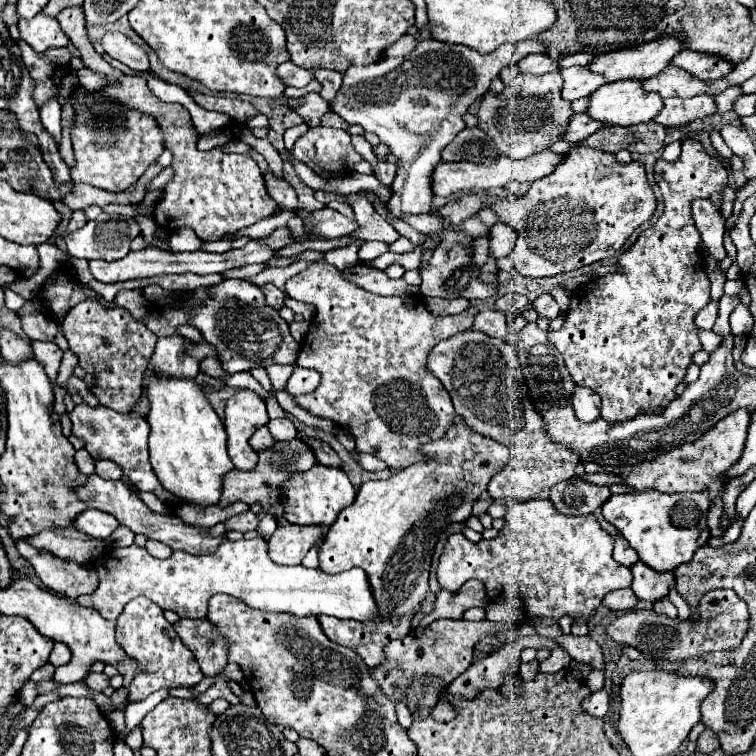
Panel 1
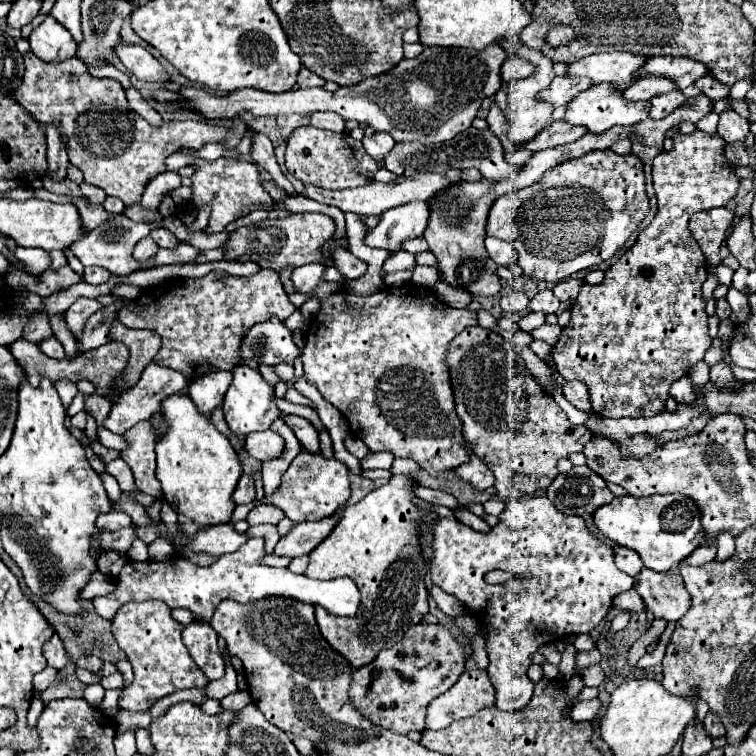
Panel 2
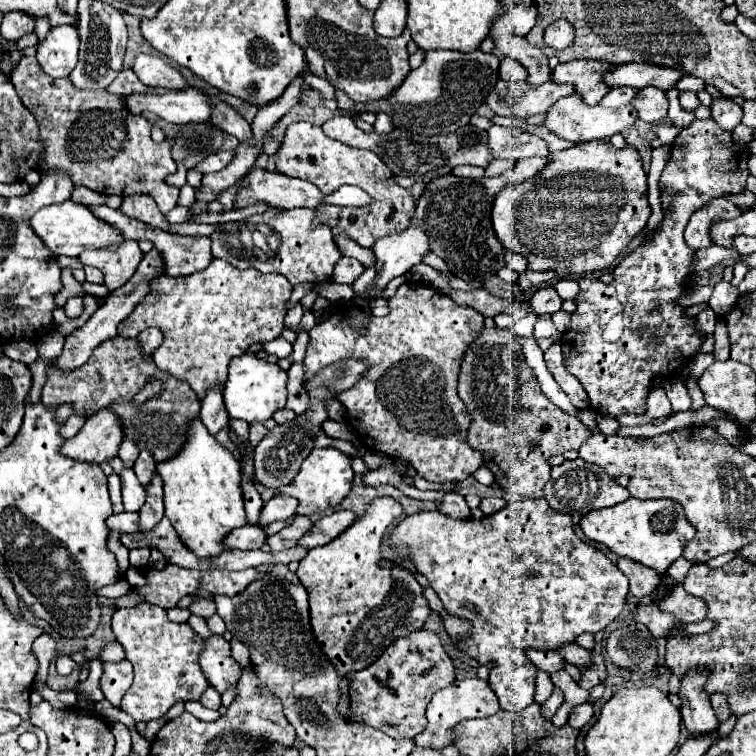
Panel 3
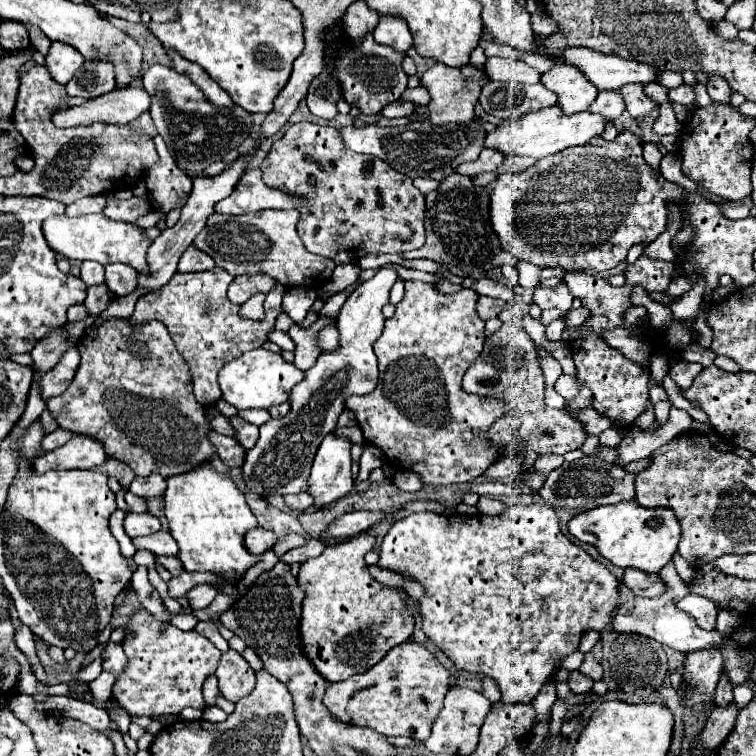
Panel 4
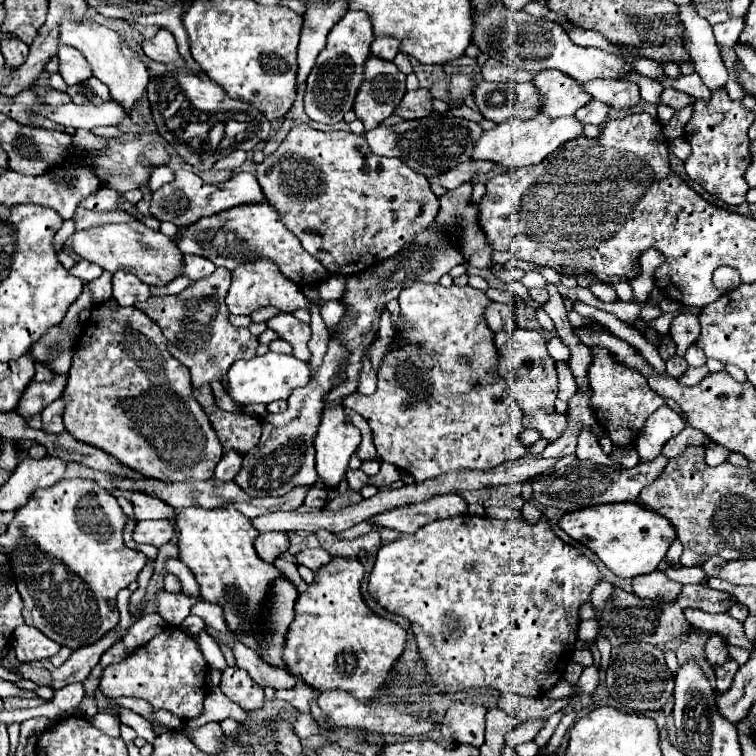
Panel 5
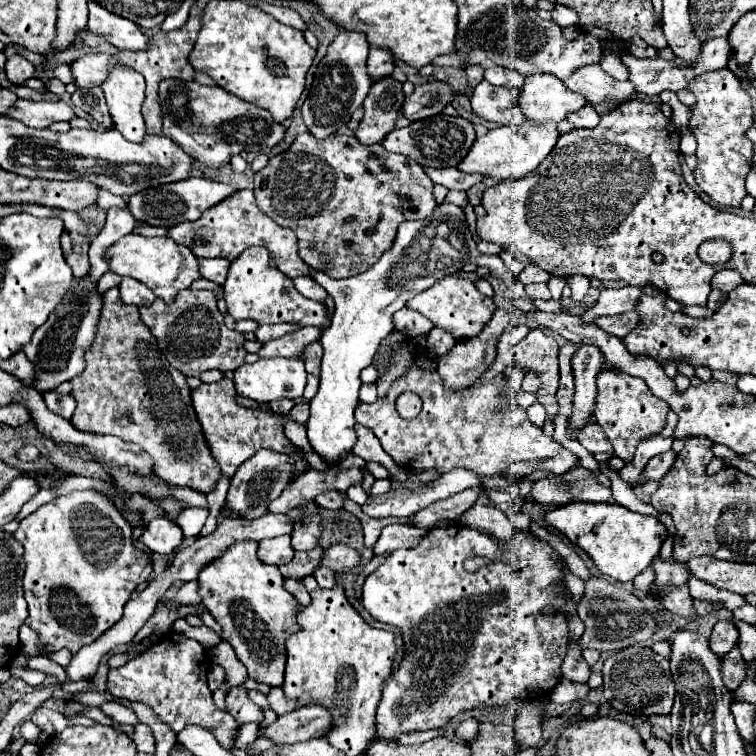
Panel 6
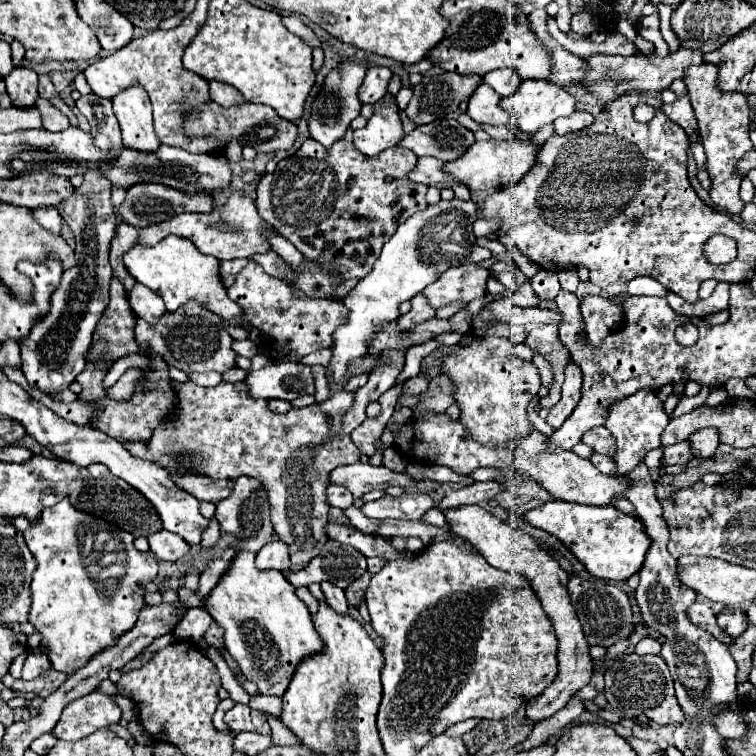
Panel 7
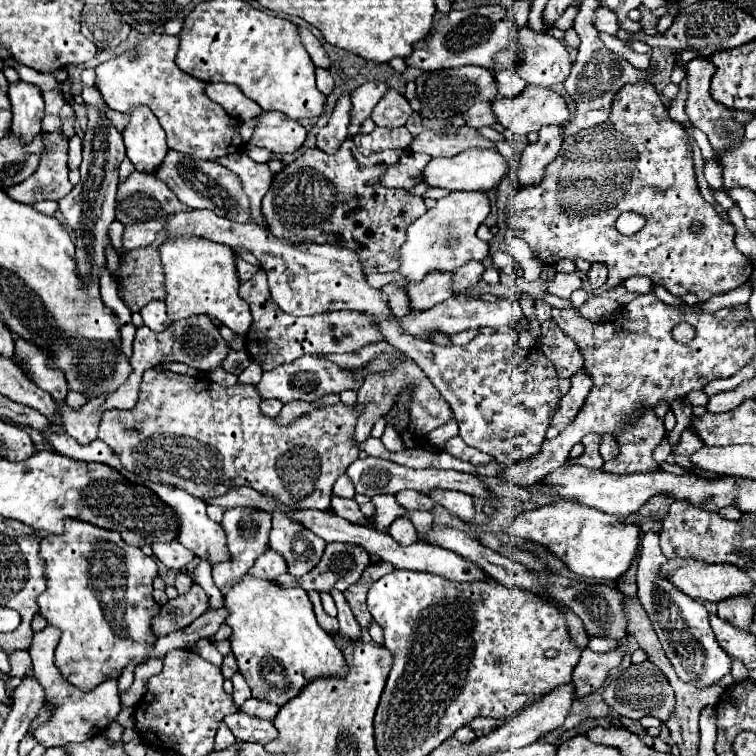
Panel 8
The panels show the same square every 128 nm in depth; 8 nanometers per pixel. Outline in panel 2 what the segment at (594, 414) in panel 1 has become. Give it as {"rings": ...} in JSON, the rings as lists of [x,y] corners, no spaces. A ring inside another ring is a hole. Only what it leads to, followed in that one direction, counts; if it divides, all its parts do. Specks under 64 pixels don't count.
{"rings":[[[578,380],[566,382],[566,386],[564,386],[564,398],[566,398],[572,406],[576,406],[578,410],[582,410],[582,412],[586,412],[586,414],[592,414],[592,404],[590,404],[588,388],[586,388],[582,382],[578,382]]]}

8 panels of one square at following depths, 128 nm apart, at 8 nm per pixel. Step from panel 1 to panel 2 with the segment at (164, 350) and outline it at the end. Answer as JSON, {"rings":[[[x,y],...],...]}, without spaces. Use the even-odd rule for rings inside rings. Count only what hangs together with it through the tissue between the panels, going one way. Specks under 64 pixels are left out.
{"rings":[[[152,360],[146,370],[142,372],[140,376],[140,382],[130,388],[128,392],[124,392],[124,396],[120,396],[120,400],[116,404],[112,404],[112,410],[108,414],[108,418],[104,420],[104,426],[110,430],[110,432],[116,432],[116,434],[124,434],[128,428],[132,428],[136,422],[140,420],[148,420],[152,418],[158,410],[160,410],[160,402],[174,394],[174,392],[182,392],[188,388],[188,378],[182,374],[182,372],[174,372],[172,368],[164,368],[160,362]]]}

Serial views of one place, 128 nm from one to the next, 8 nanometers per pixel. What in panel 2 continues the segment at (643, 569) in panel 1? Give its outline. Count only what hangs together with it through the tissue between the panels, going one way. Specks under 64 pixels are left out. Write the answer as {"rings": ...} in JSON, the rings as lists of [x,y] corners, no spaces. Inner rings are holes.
{"rings":[[[644,568],[634,590],[642,596],[646,608],[662,620],[680,620],[690,608],[690,594],[678,572],[652,572]]]}

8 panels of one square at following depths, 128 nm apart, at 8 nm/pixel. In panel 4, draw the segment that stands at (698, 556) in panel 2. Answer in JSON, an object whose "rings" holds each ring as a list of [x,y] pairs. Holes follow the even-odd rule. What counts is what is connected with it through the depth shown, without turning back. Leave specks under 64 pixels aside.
{"rings":[[[668,562],[659,572],[659,575],[666,584],[666,592],[658,598],[632,598],[632,600],[620,604],[616,614],[614,614],[614,620],[612,620],[612,630],[614,632],[636,632],[636,634],[648,636],[648,638],[652,638],[652,640],[656,640],[664,646],[670,646],[678,652],[704,650],[704,648],[712,648],[714,644],[720,644],[720,642],[728,640],[720,632],[706,632],[706,630],[698,628],[696,622],[692,620],[692,616],[684,614],[682,610],[676,610],[676,602],[682,600],[690,592],[686,590],[686,582],[676,572],[674,562]]]}

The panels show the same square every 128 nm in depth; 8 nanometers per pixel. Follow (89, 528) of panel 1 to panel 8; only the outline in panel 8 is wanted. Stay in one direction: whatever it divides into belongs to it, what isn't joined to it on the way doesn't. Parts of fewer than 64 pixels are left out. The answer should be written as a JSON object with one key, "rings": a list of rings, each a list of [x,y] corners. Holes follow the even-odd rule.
{"rings":[[[172,540],[172,542],[156,542],[152,544],[152,550],[154,550],[154,558],[162,564],[166,564],[168,568],[184,568],[192,558],[194,558],[194,552],[184,548],[178,540]]]}

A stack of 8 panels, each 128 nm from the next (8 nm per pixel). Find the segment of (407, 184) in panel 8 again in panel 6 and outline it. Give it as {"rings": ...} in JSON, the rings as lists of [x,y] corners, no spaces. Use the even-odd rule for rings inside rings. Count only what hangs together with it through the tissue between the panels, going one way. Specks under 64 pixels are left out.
{"rings":[[[426,168],[426,174],[434,184],[442,184],[448,190],[468,190],[484,178],[480,174],[464,174],[458,168]]]}

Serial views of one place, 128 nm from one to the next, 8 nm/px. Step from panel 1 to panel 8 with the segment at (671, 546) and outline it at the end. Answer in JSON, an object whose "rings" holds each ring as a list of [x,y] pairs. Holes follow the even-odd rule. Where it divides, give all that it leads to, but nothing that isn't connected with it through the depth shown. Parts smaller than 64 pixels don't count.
{"rings":[[[556,502],[556,504],[544,504],[538,506],[534,510],[522,512],[514,518],[512,526],[510,526],[510,534],[514,536],[522,536],[528,540],[534,540],[542,546],[546,546],[554,556],[558,556],[572,572],[580,574],[580,576],[588,576],[588,578],[606,578],[606,580],[618,580],[626,574],[626,570],[630,568],[630,564],[636,560],[638,556],[638,548],[640,548],[640,526],[636,524],[626,524],[614,516],[608,516],[604,512],[596,512],[596,508],[584,508],[578,502]]]}

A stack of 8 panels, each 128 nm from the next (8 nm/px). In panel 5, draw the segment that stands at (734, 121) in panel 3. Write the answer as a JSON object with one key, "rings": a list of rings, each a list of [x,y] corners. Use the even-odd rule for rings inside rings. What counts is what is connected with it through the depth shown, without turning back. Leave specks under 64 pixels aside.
{"rings":[[[680,6],[678,16],[684,28],[684,46],[690,52],[696,74],[700,74],[710,90],[724,88],[728,82],[728,72],[720,58],[712,26],[708,24],[708,20],[700,18],[692,6]]]}

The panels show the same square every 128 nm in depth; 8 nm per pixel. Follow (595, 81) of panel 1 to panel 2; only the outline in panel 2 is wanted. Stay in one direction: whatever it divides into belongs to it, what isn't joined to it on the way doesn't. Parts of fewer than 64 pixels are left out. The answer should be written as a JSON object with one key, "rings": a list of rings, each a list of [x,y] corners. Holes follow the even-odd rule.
{"rings":[[[556,76],[552,86],[540,92],[540,100],[550,102],[552,106],[562,106],[572,100],[572,96],[578,96],[580,92],[588,90],[592,86],[592,80],[588,78],[578,78],[578,76]]]}

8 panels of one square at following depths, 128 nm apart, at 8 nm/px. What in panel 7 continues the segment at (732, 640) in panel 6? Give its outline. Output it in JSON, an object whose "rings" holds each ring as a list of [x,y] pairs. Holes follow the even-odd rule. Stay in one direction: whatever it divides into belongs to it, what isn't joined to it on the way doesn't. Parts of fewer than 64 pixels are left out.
{"rings":[[[724,610],[724,612],[720,612],[718,614],[718,624],[732,638],[740,636],[748,628],[748,620],[746,620],[746,614],[742,610]]]}

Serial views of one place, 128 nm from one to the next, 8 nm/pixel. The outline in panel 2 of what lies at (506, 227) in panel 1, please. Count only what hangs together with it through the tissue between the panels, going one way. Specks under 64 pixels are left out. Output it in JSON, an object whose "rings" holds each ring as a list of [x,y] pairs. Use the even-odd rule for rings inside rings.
{"rings":[[[486,236],[486,250],[490,254],[490,258],[496,262],[496,264],[502,264],[502,266],[510,266],[518,260],[518,254],[516,250],[506,242],[506,240],[500,240],[500,238],[492,238],[492,236]]]}

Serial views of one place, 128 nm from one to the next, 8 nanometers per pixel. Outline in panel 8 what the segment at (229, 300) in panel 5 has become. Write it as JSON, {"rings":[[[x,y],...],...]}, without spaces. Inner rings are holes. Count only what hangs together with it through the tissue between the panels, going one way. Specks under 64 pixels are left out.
{"rings":[[[260,268],[250,280],[240,284],[240,298],[248,302],[252,312],[252,326],[246,338],[246,350],[254,362],[258,362],[264,370],[274,370],[280,364],[294,362],[304,354],[328,354],[328,352],[358,352],[360,348],[382,342],[384,334],[380,332],[376,318],[372,314],[360,312],[326,312],[312,316],[292,316],[282,308],[276,308],[276,302],[270,296],[268,280],[264,270]],[[462,294],[460,296],[452,296],[448,300],[444,300],[442,304],[426,310],[426,312],[412,312],[404,318],[394,318],[396,324],[404,330],[404,334],[410,334],[410,336],[416,336],[420,340],[432,340],[432,336],[436,336],[436,332],[440,334],[458,334],[458,332],[464,332],[464,330],[470,330],[470,328],[492,328],[492,330],[500,330],[504,326],[516,326],[520,320],[524,318],[524,312],[522,312],[522,306],[520,302],[512,300],[512,298],[502,298],[502,300],[496,300],[496,302],[484,302],[484,300],[476,300],[476,298],[464,298]]]}

